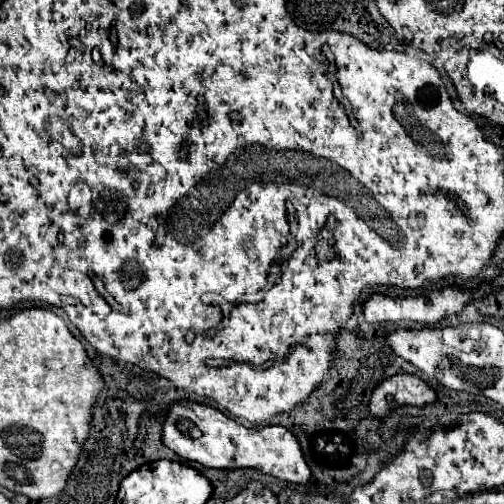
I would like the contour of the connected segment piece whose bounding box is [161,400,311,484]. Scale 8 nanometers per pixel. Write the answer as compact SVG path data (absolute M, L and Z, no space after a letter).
M181 400L167 408L161 434L163 444L177 456L199 462L207 468L255 468L293 484L305 484L311 480L311 470L305 464L297 438L283 426L247 428L235 418L227 418L213 406Z

